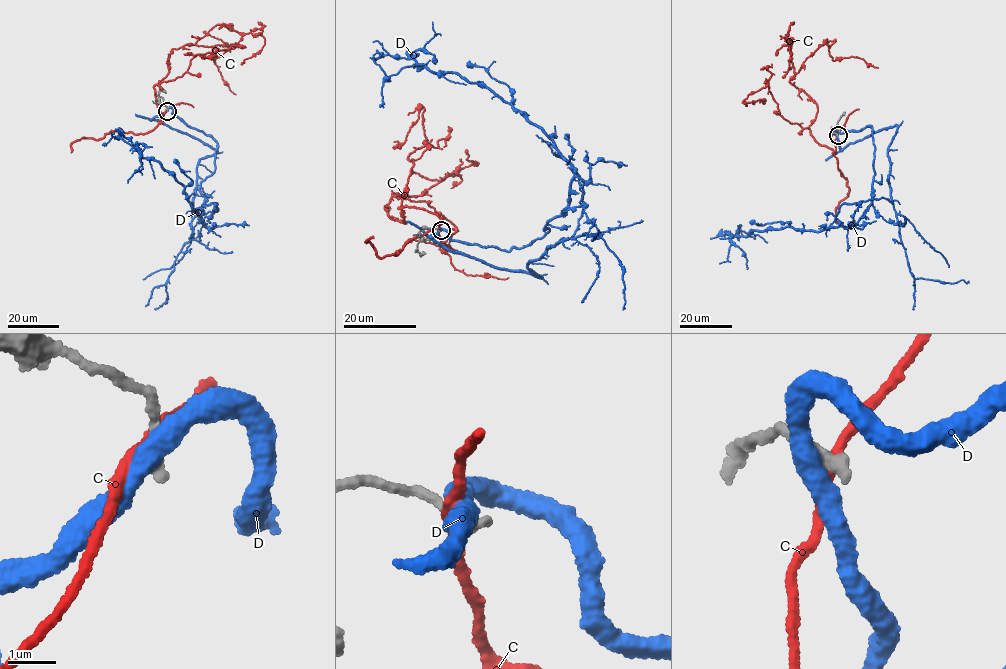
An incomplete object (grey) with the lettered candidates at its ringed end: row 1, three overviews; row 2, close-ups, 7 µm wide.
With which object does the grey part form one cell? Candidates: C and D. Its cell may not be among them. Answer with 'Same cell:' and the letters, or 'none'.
Same cell: none

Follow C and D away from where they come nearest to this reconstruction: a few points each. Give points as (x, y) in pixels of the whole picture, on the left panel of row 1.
C: (167, 110), (159, 123), (154, 86), (169, 70), (172, 49), (186, 44), (234, 46), (212, 58), (235, 95)
D: (167, 108), (217, 143), (215, 172), (200, 188), (202, 221), (174, 175), (138, 148), (142, 164), (127, 182)

